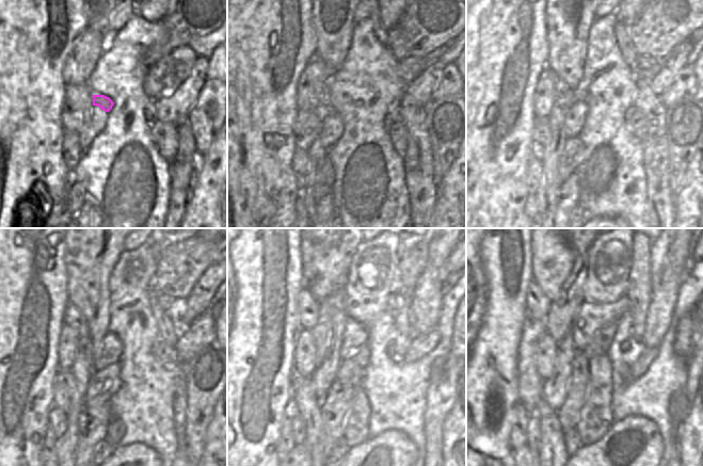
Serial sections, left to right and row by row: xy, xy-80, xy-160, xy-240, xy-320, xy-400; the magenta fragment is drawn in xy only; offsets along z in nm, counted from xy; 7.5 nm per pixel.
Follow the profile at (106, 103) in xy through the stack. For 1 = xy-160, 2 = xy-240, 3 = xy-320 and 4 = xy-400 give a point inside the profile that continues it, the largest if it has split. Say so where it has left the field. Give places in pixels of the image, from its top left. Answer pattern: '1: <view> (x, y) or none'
1: xy-160 (564, 95)
2: xy-240 (73, 317)
3: xy-320 (307, 308)
4: xy-400 (538, 306)

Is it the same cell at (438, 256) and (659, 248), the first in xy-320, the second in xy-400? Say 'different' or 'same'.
different

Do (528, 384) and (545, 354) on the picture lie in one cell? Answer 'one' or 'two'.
two

